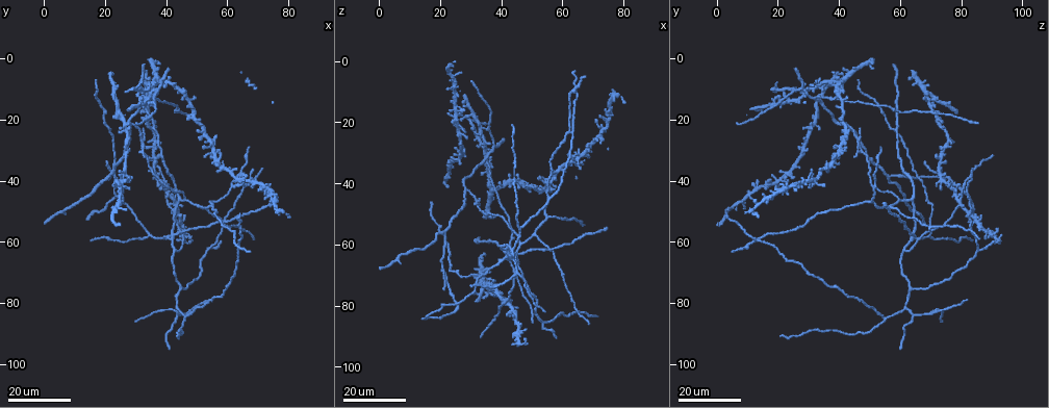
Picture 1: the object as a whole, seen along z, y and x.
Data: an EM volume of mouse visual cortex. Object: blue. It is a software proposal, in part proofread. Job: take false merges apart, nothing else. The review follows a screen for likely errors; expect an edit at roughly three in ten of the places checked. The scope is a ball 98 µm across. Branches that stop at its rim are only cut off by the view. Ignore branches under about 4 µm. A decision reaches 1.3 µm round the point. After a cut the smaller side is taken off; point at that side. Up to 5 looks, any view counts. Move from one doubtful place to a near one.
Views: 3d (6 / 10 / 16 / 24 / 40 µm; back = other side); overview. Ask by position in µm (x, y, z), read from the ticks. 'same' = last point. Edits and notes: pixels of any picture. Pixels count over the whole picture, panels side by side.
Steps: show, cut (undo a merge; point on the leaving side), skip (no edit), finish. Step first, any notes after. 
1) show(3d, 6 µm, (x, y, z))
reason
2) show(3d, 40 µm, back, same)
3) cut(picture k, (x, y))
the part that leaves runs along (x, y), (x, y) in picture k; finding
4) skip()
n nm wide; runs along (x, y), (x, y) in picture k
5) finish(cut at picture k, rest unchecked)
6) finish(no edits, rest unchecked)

show(3d, 16 µm, (46, 84, 70))
branch point

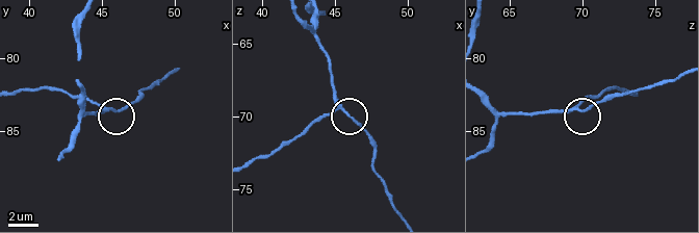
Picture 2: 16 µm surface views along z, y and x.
show(3d, 6 µm, (45.2, 83.4, 69.4))

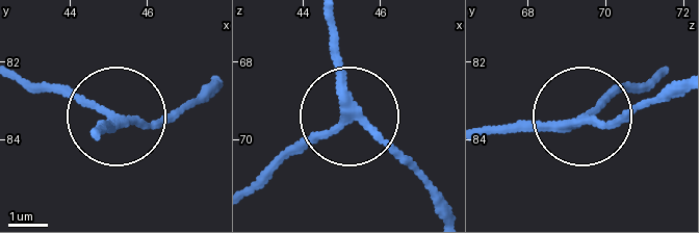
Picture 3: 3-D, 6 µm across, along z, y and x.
skip()
3 arms; runs along (492, 128), (561, 128), (647, 108) in picture 3; all the same neuron

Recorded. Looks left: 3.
show(3d, 16 µm, (43, 63, 62))

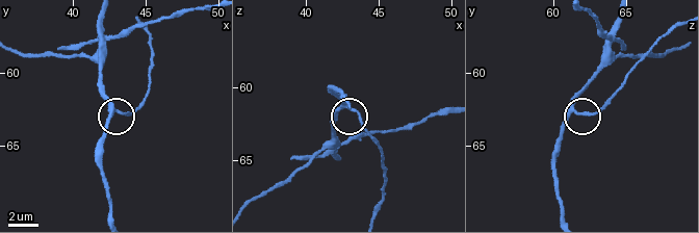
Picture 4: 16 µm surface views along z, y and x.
show(3d, 10 µm, (43.0, 62.6, 61.4))
zoom in

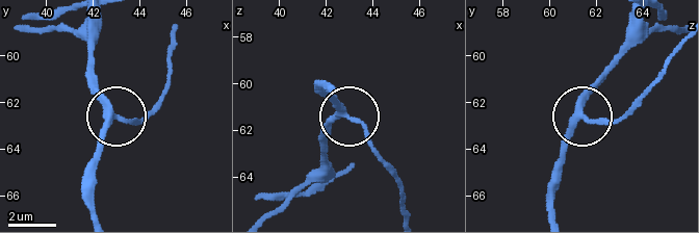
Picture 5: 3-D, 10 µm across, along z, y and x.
skip()
runs along (96, 18), (92, 83), (113, 117), (147, 119) in picture 5; all the same neuron

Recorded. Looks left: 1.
finish(no edits, rest unchecked)

